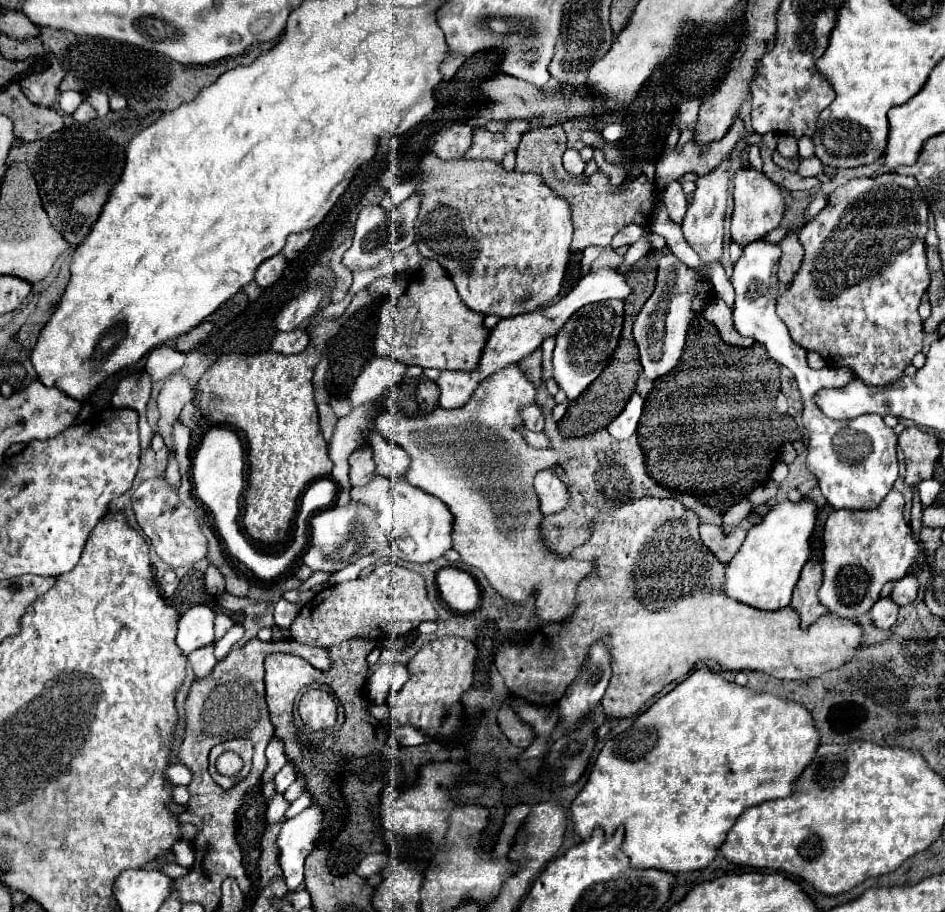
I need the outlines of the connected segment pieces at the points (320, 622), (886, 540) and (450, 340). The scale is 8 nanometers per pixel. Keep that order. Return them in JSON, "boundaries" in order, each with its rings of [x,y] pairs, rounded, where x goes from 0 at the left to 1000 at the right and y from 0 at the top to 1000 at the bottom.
{"boundaries":[[[[410,617],[399,622],[388,633],[378,633],[374,637],[357,639],[350,646],[335,650],[308,685],[308,701],[327,709],[348,712],[365,701],[403,701],[429,696],[441,690],[448,681],[462,681],[462,670],[456,663],[450,646],[450,635],[424,620]]],[[[943,538],[928,558],[881,560],[871,584],[873,635],[867,646],[867,659],[886,677],[907,679],[930,657],[937,639],[960,630],[964,620],[977,620],[979,604],[966,591],[966,582],[956,567],[958,547],[953,538]]],[[[456,286],[441,299],[422,328],[405,334],[395,374],[397,389],[467,407],[503,407],[517,370],[517,361],[511,356],[511,350],[513,345],[496,339],[488,330],[479,308],[473,304],[473,297],[462,286]]]]}

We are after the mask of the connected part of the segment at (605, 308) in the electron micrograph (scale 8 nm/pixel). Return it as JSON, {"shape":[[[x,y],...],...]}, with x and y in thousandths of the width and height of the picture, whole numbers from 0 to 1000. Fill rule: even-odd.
{"shape":[[[649,328],[640,332],[628,332],[623,337],[615,337],[598,359],[587,370],[585,385],[585,416],[600,431],[600,438],[611,438],[638,407],[647,387],[653,380],[655,367],[659,361],[659,330]]]}

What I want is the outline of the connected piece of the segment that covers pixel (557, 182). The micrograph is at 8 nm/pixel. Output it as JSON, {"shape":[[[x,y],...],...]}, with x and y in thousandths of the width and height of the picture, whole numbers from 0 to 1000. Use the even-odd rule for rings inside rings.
{"shape":[[[594,137],[560,139],[551,148],[551,157],[547,161],[545,188],[572,192],[575,201],[602,223],[604,242],[606,242],[604,275],[617,275],[623,269],[644,269],[649,258],[666,245],[674,245],[680,249],[689,245],[691,229],[695,223],[695,205],[683,192],[676,192],[674,196],[661,201],[659,207],[647,205],[644,196],[636,188],[630,188],[623,196],[619,196],[617,192],[604,194],[594,181],[598,157],[600,157],[600,150]]]}

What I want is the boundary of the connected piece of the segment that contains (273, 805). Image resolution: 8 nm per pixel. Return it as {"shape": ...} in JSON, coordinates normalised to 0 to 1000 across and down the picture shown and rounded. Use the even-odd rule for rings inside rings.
{"shape":[[[291,870],[289,876],[287,876],[287,880],[285,880],[285,885],[283,885],[283,891],[280,891],[283,902],[293,902],[293,900],[297,900],[304,887],[306,887],[306,880],[299,876],[299,872],[293,872],[293,870]]]}

